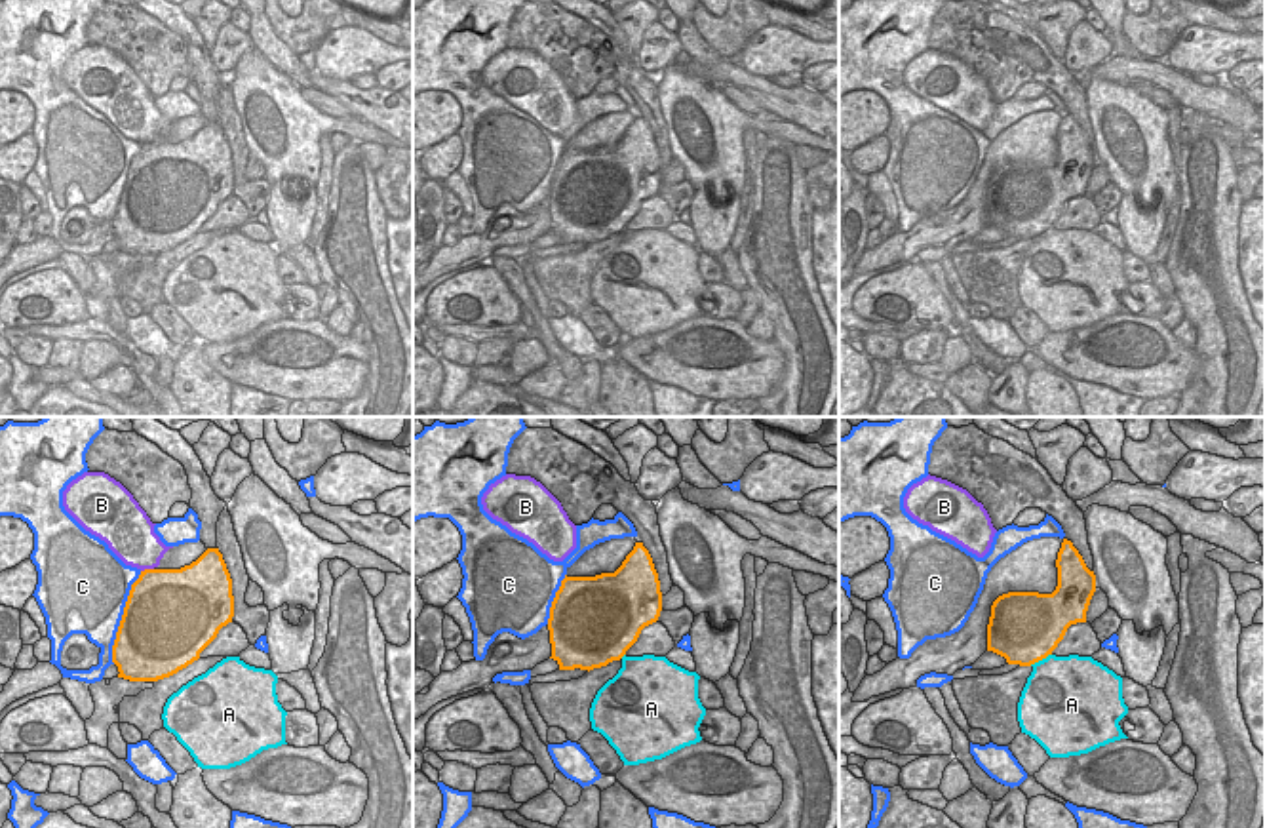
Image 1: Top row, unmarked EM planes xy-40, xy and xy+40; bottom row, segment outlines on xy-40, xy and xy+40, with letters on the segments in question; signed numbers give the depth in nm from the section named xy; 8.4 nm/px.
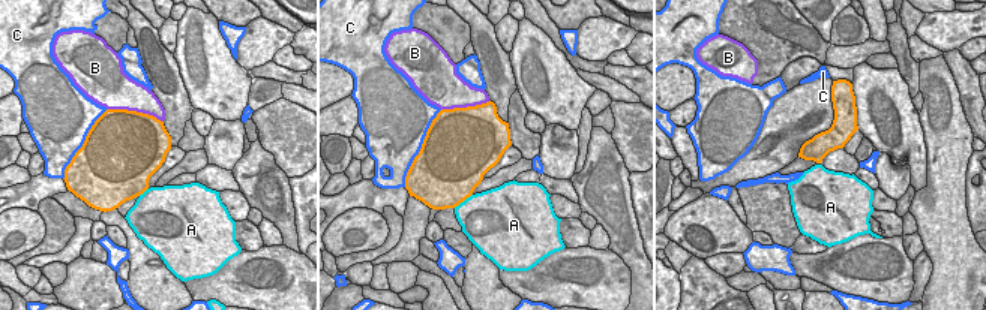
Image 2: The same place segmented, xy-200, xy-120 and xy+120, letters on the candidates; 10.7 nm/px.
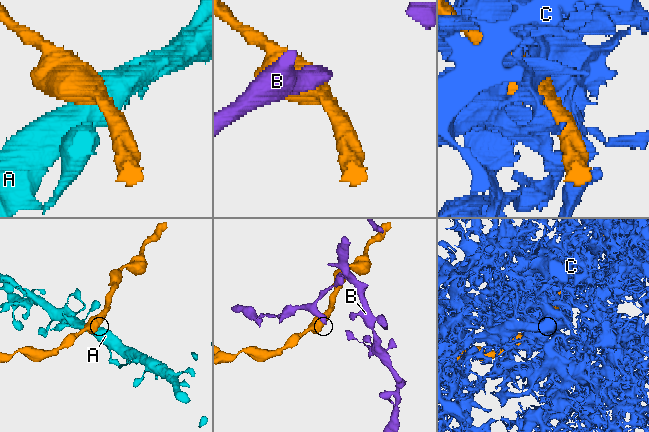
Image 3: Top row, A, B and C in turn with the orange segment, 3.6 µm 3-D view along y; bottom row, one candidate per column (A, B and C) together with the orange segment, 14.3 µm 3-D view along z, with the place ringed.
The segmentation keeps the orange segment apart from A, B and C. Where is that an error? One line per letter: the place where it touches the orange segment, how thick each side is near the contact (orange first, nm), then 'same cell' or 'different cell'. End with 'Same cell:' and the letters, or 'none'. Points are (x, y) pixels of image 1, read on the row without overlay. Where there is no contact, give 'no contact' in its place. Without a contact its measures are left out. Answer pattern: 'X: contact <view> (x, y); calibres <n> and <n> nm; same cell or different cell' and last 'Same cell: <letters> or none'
A: contact xy+40 (1039, 233); calibres 500 and 440 nm; different cell
B: contact xy-40 (147, 143); calibres 480 and 380 nm; different cell
C: contact xy-40 (122, 191); calibres 500 and 480 nm; different cell
Same cell: none

